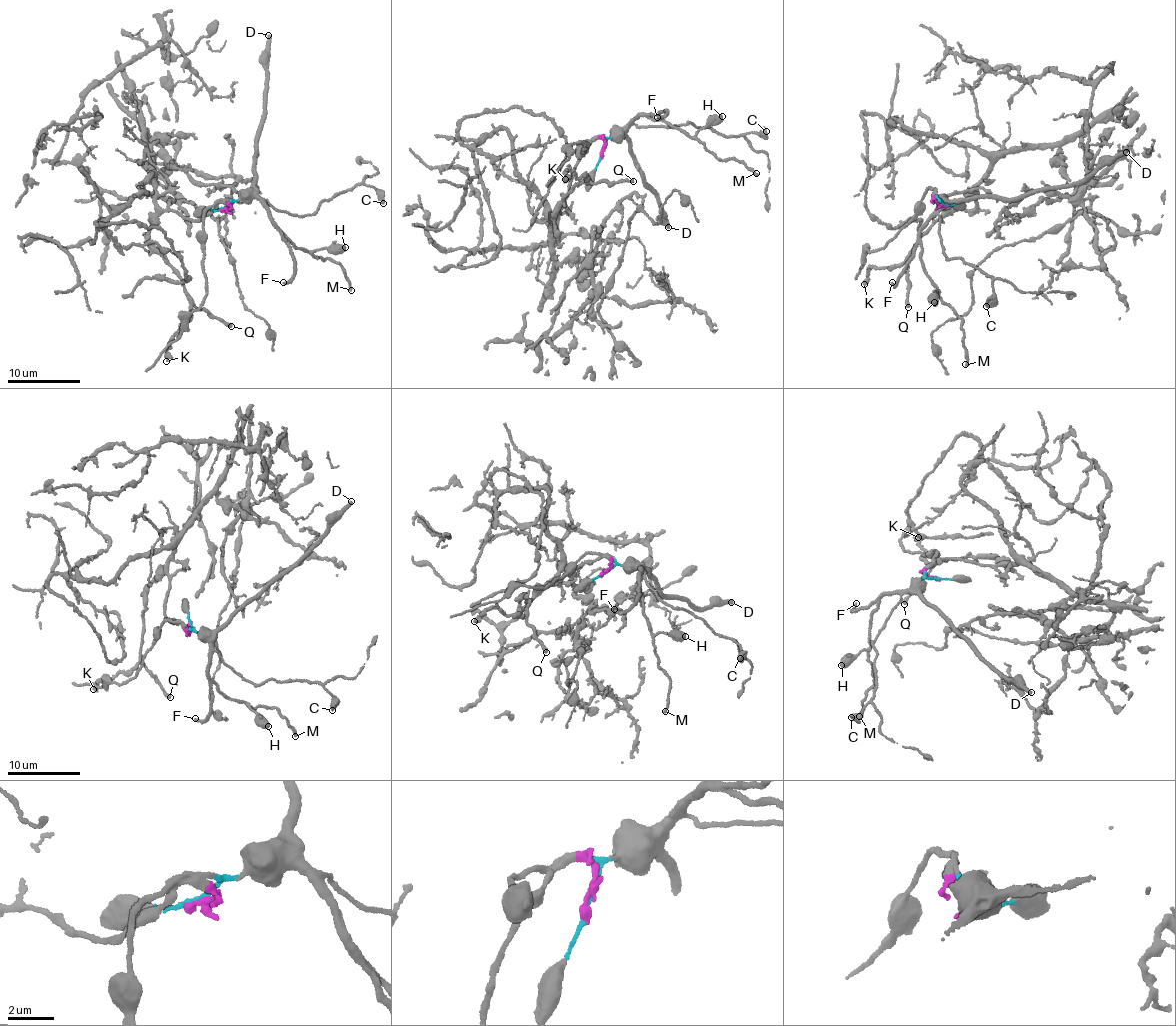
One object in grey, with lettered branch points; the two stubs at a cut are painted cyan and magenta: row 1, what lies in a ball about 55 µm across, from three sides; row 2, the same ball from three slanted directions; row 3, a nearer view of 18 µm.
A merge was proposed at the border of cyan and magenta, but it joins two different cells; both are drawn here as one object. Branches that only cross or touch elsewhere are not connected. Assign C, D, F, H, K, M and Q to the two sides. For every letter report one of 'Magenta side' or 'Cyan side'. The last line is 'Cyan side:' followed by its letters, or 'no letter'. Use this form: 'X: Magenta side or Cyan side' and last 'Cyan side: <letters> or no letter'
C: Cyan side
D: Cyan side
F: Cyan side
H: Cyan side
K: Magenta side
M: Cyan side
Q: Magenta side
Cyan side: C, D, F, H, M

